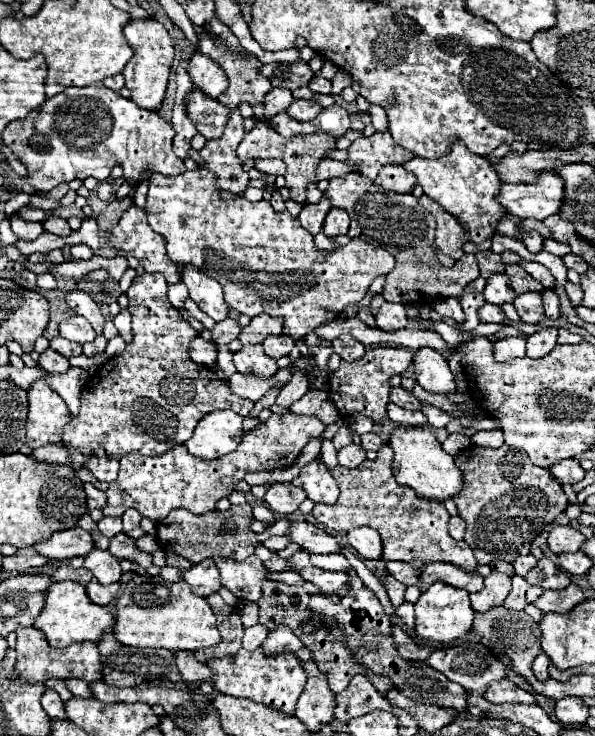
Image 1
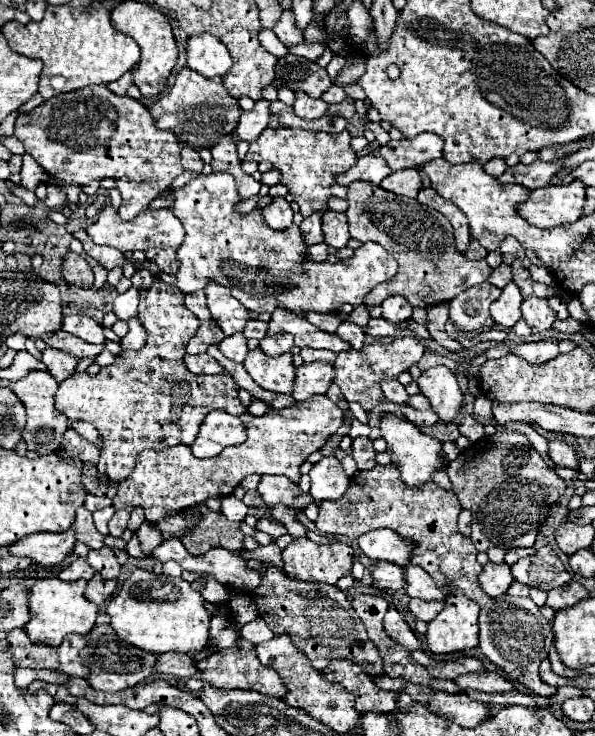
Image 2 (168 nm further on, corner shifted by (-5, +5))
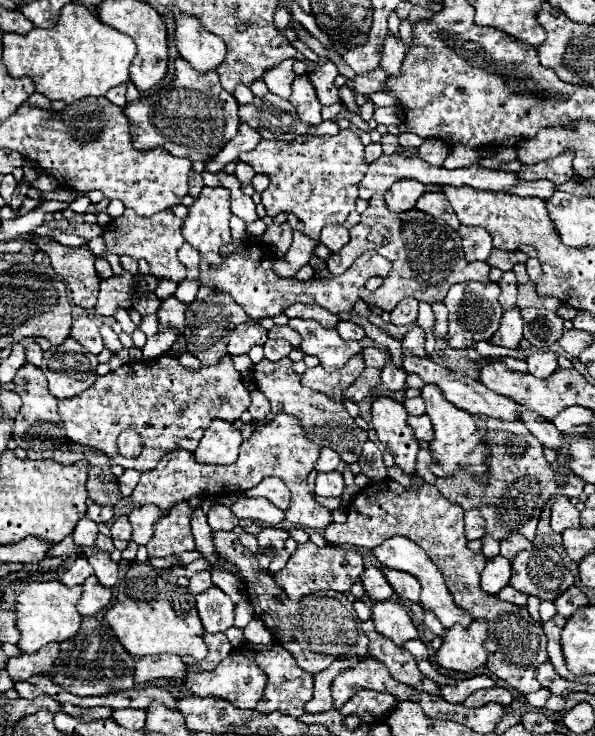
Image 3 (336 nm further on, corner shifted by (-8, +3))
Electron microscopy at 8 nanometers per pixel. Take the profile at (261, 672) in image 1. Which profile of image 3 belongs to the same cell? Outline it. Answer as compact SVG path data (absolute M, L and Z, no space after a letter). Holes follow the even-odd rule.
M236 649L214 671L204 671L200 667L192 667L190 675L186 675L186 685L192 689L194 695L222 697L222 699L236 703L236 707L240 707L240 709L254 709L262 697L266 683L268 683L268 679L264 675L264 671L252 659L248 659L242 651L236 651Z

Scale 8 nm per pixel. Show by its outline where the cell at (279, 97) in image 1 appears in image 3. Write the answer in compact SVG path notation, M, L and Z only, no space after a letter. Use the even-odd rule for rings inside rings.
M240 125L238 135L216 155L216 159L210 159L210 161L208 161L206 171L214 173L214 171L222 169L226 163L236 161L242 151L252 151L252 149L258 145L260 139L262 139L262 137L256 135L256 129L252 131L252 127L248 127L248 125Z

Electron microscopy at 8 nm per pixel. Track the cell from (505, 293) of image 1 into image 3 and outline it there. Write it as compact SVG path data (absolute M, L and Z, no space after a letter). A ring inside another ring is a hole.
M514 307L514 309L508 309L504 311L502 319L500 319L500 327L498 331L492 335L492 343L494 345L500 345L500 347L518 347L520 339L522 339L522 317L520 317L520 309Z

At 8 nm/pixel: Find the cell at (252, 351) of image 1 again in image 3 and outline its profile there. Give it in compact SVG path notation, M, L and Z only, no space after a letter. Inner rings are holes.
M284 357L276 363L262 359L260 363L254 365L252 375L256 379L258 389L268 397L268 401L272 405L272 415L288 413L288 415L300 417L300 421L308 427L308 435L312 435L312 439L316 439L316 443L320 443L320 447L330 447L330 449L338 451L342 461L346 461L346 463L358 461L360 447L368 439L366 431L356 425L354 417L344 409L342 401L334 401L320 391L312 391L308 387L302 387L300 375L292 369L290 357Z

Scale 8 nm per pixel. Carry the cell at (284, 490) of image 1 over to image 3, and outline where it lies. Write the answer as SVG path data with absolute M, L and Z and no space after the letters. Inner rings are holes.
M268 477L268 479L260 481L256 487L246 491L246 495L248 497L266 497L280 509L288 509L288 503L290 503L288 487L284 485L284 481L280 481L276 477Z

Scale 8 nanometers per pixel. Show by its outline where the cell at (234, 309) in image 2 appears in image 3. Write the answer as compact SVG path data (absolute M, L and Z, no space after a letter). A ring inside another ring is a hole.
M246 321L246 323L240 323L230 339L228 339L228 353L230 355L242 355L242 353L248 353L252 345L264 345L266 343L266 329L260 327L256 321Z

